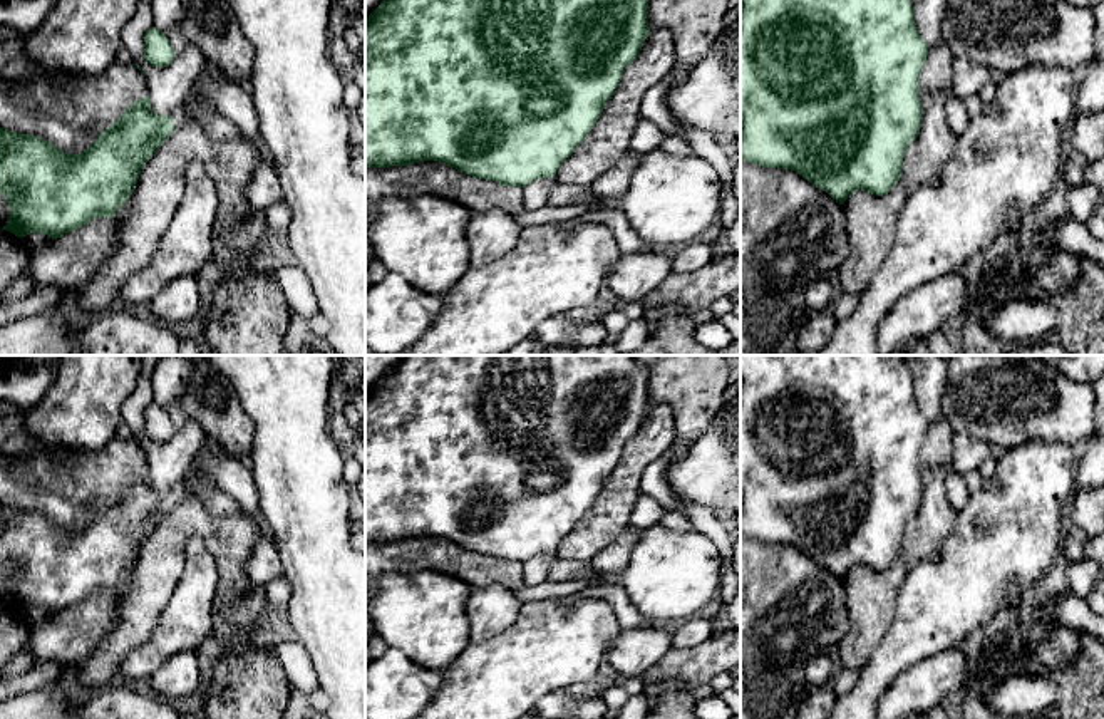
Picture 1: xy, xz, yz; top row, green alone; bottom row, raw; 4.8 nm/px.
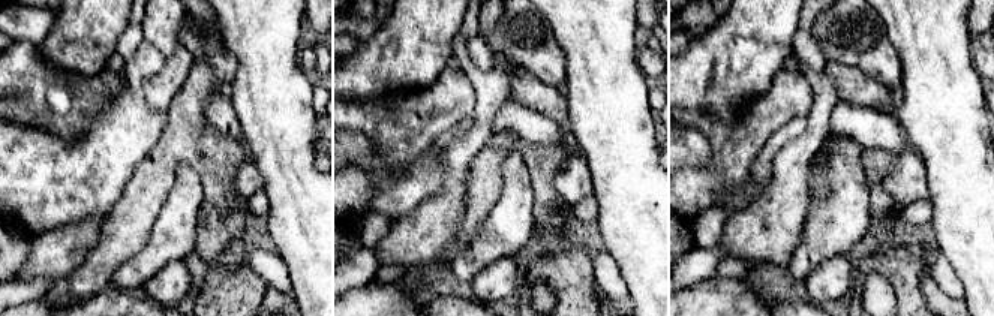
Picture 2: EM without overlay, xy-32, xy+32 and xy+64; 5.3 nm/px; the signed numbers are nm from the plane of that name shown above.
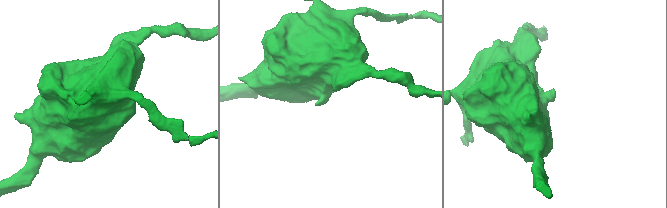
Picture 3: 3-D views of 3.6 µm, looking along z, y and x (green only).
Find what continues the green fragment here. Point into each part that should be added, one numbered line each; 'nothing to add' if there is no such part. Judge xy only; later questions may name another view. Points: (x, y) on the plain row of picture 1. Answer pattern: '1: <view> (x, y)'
1: xy (211, 496)

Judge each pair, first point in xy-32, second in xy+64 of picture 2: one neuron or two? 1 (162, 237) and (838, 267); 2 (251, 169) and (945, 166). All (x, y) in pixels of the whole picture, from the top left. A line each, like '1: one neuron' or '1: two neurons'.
1: two neurons
2: two neurons

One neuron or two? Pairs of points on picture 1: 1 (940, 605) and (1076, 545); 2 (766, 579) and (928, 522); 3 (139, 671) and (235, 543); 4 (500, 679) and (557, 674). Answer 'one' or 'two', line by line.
1: two
2: two
3: two
4: one

